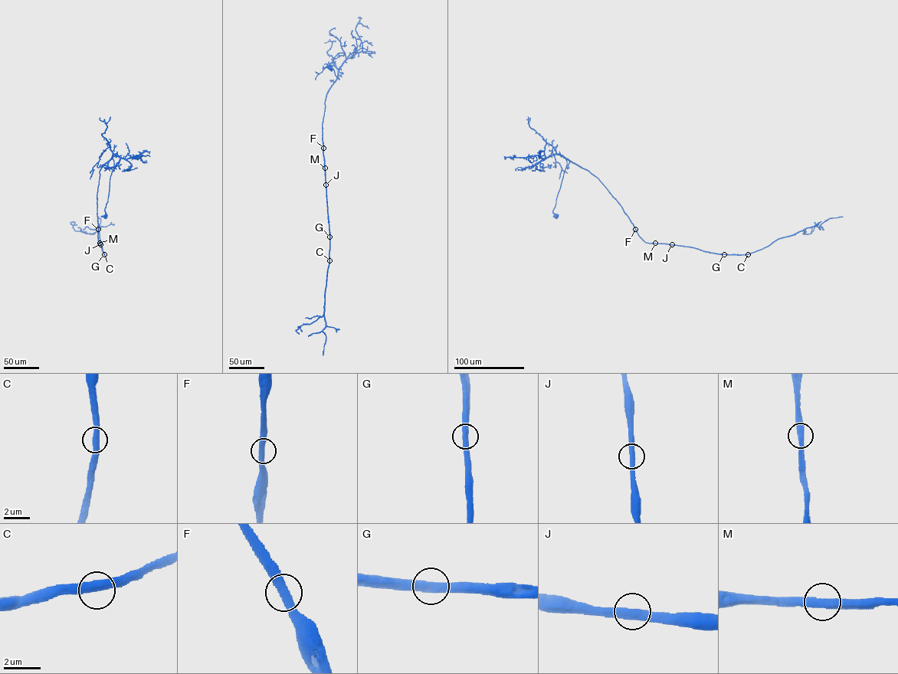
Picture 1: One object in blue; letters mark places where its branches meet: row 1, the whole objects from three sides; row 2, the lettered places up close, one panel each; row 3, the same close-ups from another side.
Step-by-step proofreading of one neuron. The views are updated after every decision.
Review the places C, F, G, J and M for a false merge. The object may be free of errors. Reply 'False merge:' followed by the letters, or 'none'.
False merge: none

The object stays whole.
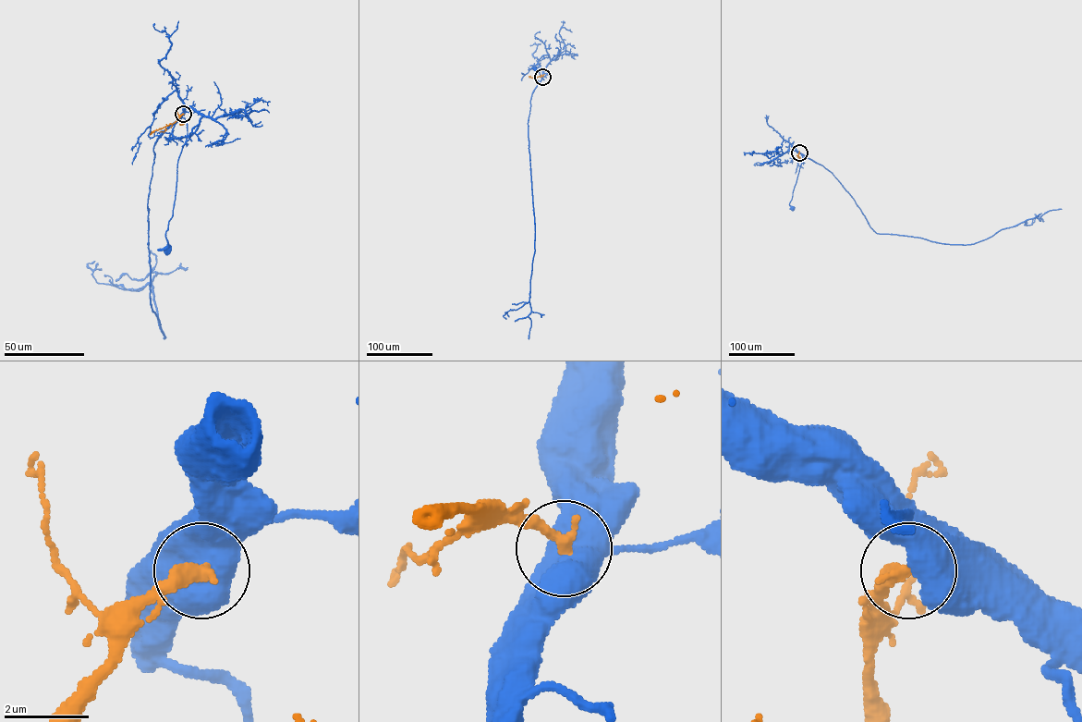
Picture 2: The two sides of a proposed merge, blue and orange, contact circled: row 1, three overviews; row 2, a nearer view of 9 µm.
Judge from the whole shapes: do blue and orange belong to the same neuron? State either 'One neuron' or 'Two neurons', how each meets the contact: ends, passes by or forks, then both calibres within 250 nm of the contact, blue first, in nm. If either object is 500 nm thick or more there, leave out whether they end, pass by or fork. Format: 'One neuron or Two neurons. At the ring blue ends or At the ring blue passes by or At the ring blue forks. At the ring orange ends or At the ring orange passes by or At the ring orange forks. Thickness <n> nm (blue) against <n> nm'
One neuron. Thickness 850 nm (blue) against 340 nm

